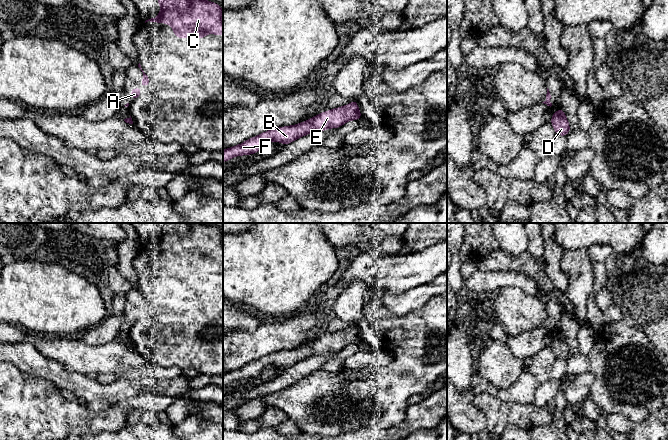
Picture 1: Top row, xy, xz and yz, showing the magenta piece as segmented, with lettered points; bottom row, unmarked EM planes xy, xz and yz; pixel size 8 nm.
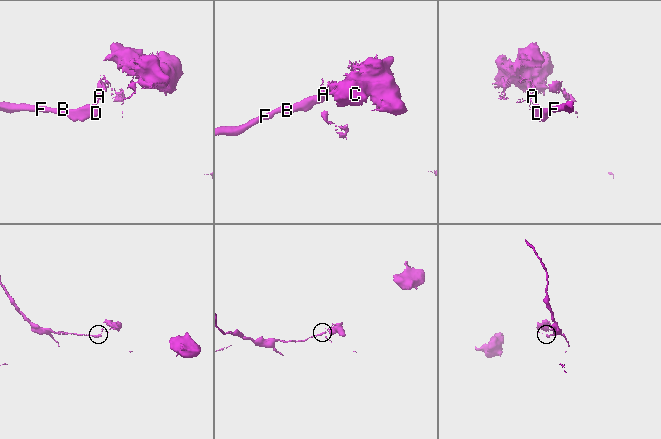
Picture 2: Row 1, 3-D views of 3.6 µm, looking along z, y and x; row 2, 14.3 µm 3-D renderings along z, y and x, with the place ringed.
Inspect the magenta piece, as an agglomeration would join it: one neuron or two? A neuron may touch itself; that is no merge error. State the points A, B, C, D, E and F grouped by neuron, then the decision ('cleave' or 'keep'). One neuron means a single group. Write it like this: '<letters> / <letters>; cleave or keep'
A C / B D E F; cleave

